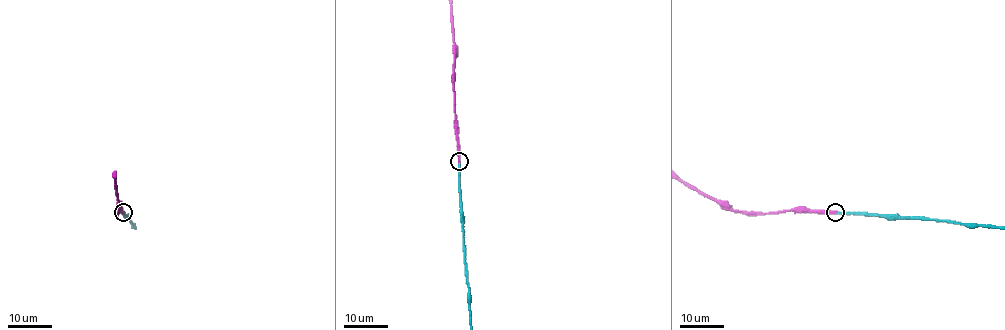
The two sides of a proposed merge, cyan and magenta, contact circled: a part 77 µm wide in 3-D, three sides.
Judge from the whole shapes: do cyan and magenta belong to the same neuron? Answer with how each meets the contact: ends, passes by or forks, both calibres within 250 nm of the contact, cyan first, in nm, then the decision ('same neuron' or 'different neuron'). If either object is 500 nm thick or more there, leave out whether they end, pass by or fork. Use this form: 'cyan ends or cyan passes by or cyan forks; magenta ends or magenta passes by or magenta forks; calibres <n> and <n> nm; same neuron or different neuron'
cyan ends; magenta ends; calibres 320 and 440 nm; same neuron

